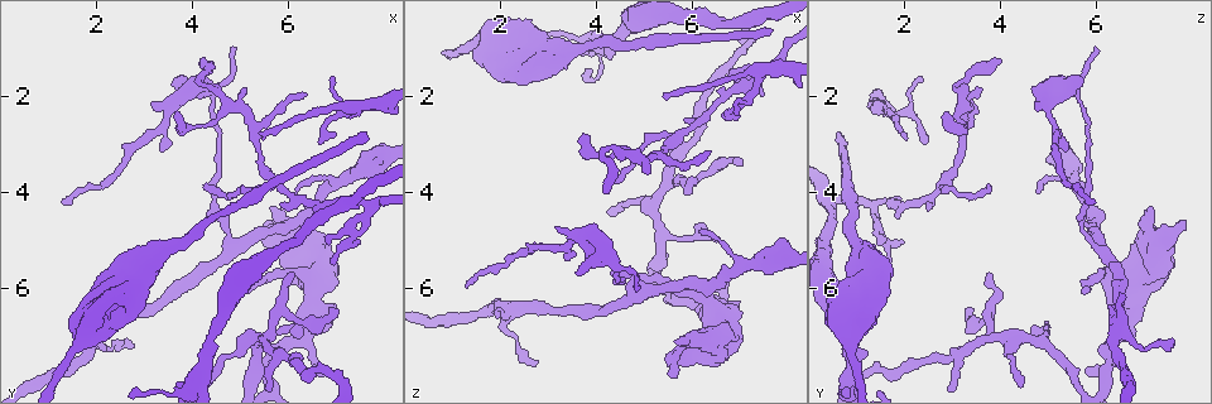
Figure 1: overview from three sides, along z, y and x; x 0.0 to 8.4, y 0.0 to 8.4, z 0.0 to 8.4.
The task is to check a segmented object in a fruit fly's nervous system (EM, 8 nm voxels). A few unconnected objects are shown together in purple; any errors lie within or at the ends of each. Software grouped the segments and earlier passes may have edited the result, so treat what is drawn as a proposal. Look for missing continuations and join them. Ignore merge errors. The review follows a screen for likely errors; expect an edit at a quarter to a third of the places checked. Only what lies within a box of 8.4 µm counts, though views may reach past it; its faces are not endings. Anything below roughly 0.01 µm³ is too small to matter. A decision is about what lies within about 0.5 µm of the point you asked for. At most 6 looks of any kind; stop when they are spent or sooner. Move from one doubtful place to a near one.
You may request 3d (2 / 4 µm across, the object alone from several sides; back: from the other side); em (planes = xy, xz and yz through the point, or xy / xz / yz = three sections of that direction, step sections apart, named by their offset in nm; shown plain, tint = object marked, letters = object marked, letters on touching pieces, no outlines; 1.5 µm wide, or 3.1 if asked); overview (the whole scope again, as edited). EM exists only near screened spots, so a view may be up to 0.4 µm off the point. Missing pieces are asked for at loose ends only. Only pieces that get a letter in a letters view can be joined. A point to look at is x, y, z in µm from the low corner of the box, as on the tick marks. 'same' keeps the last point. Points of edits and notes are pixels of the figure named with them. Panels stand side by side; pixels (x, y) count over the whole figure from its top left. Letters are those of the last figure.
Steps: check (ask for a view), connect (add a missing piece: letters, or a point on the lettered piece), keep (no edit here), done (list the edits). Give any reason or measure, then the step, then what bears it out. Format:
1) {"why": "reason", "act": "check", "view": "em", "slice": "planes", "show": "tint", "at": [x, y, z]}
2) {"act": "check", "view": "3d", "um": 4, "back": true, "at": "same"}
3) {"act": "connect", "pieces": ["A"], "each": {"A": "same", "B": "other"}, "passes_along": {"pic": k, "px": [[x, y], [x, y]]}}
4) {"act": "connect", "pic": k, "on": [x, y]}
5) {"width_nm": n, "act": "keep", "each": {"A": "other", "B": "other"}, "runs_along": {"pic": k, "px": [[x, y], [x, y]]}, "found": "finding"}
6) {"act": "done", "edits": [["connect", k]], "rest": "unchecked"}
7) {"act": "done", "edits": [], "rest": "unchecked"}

{"why": "branch stops here", "act": "check", "view": "em", "slice": "yz", "step": 4, "show": "letters", "at": [3.55, 1.75, 5.65]}

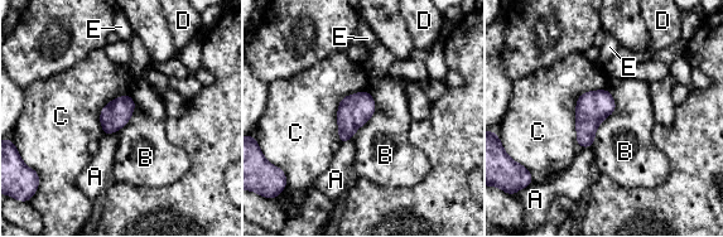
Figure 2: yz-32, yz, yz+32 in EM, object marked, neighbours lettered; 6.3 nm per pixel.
{"act": "check", "view": "em", "slice": "planes", "show": "letters", "at": "same"}

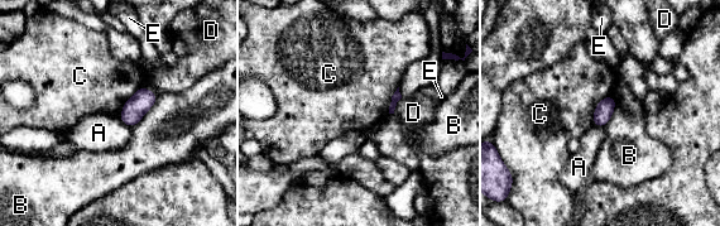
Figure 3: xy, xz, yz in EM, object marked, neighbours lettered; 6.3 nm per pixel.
{"act": "keep", "each": {"A": "other", "B": "other", "C": "other", "D": "other", "E": "other"}, "border": {"pic": 3, "px": [[610, 95], [596, 105], [593, 125]]}, "found": "none of them fits"}

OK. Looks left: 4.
{"why": "branch stops here", "act": "check", "view": "3d", "um": 4, "back": true, "at": [5.70, 4.65, 7.80]}

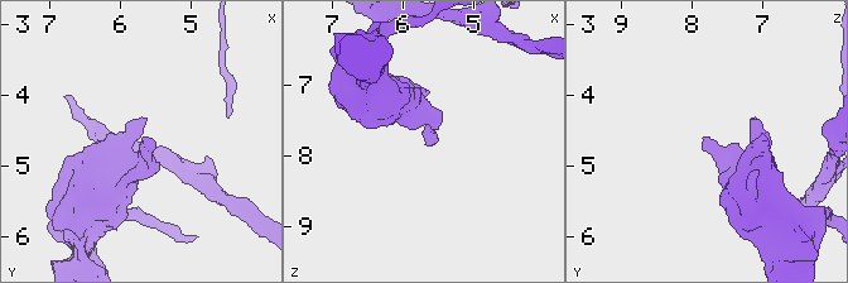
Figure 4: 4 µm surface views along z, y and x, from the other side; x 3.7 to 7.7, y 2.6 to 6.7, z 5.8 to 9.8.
{"why": "now the EM", "act": "check", "view": "em", "slice": "planes", "show": "letters", "at": [5.70, 4.65, 7.85]}

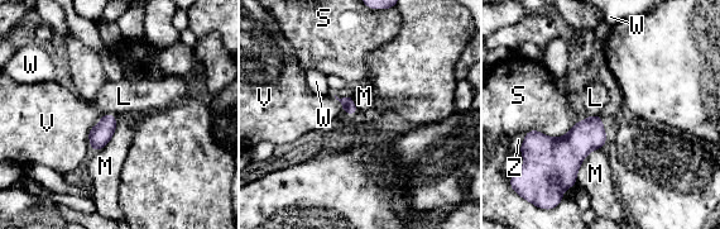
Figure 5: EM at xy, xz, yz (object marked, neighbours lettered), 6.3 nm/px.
{"act": "keep", "each": {"L": "other", "M": "other", "S": "other", "V": "other", "W": "other", "Z": "other"}, "border": {"pic": 5, "px": [[603, 147], [585, 156], [576, 182]]}, "found": "none of them fits"}

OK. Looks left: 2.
{"why": "an open end", "act": "check", "view": "em", "slice": "planes", "show": "letters", "at": [6.35, 1.90, 3.10]}

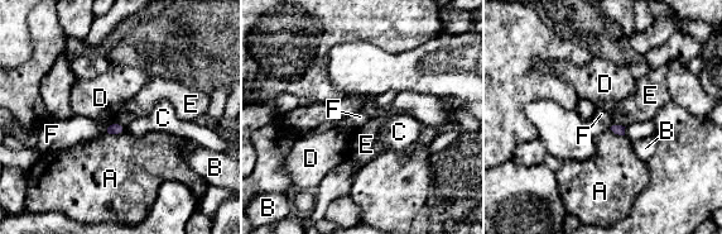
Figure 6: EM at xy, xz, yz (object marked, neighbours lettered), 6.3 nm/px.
{"act": "keep", "each": {"A": "other", "B": "other", "C": "other", "D": "other", "E": "other", "F": "other"}, "border": {"pic": 6, "px": [[115, 122], [102, 134]]}, "found": "no lettered piece goes on from it"}

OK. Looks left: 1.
{"act": "done", "edits": [], "rest": "unchecked"}

